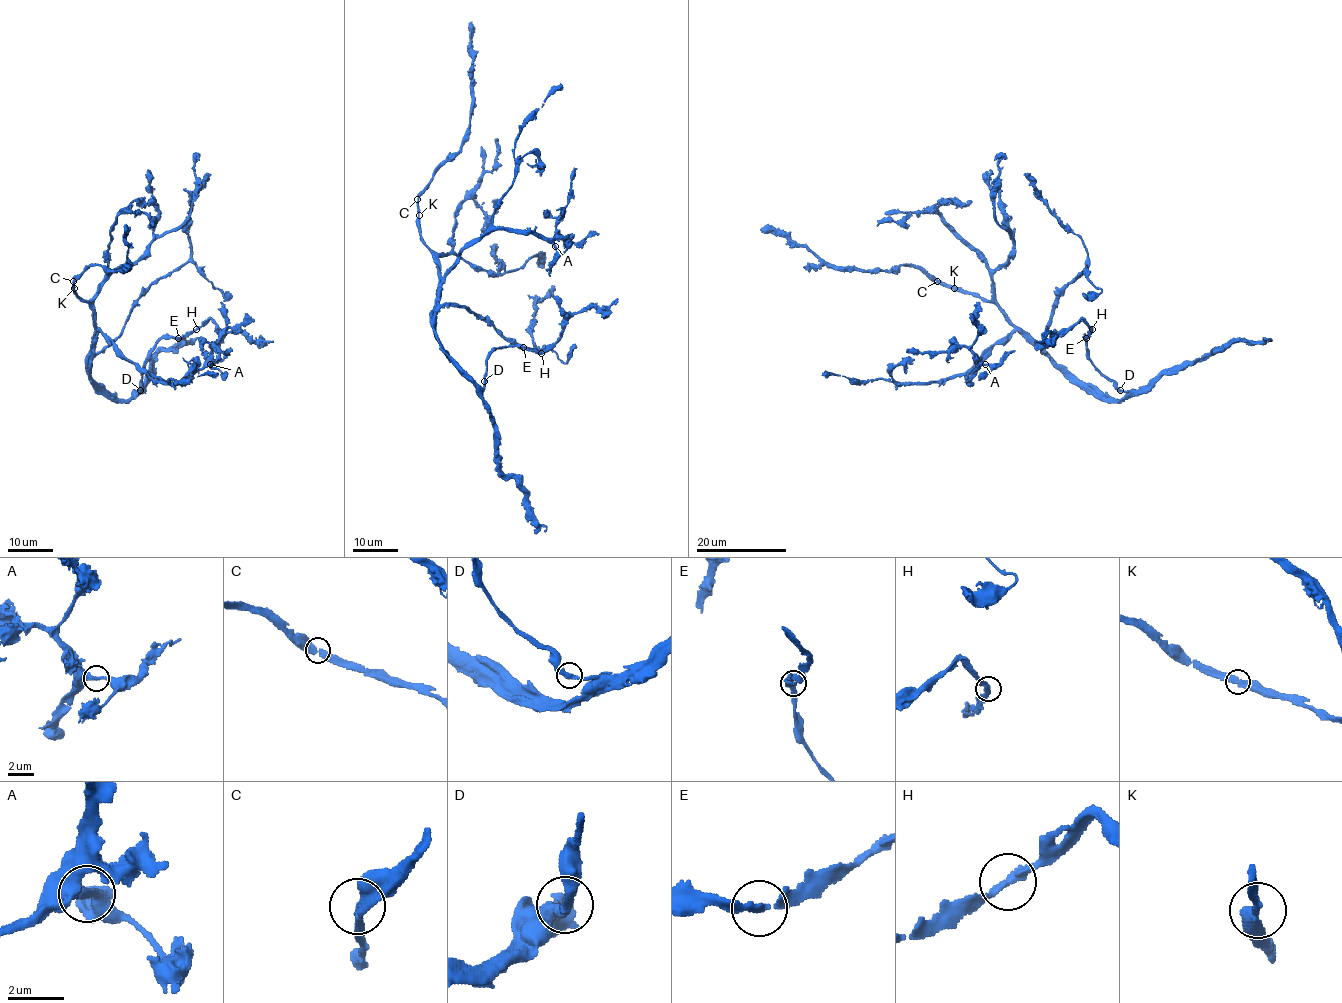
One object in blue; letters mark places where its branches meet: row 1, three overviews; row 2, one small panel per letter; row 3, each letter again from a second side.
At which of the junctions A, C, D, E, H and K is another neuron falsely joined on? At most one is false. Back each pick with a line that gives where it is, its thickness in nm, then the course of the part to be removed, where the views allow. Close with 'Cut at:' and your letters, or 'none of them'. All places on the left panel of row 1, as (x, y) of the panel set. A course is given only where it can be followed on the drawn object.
Cut at: none of them

